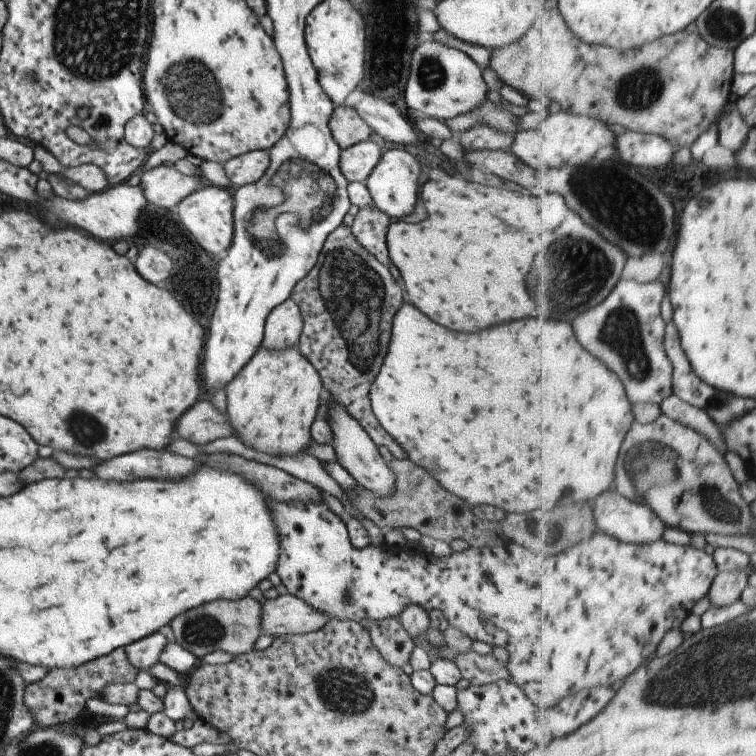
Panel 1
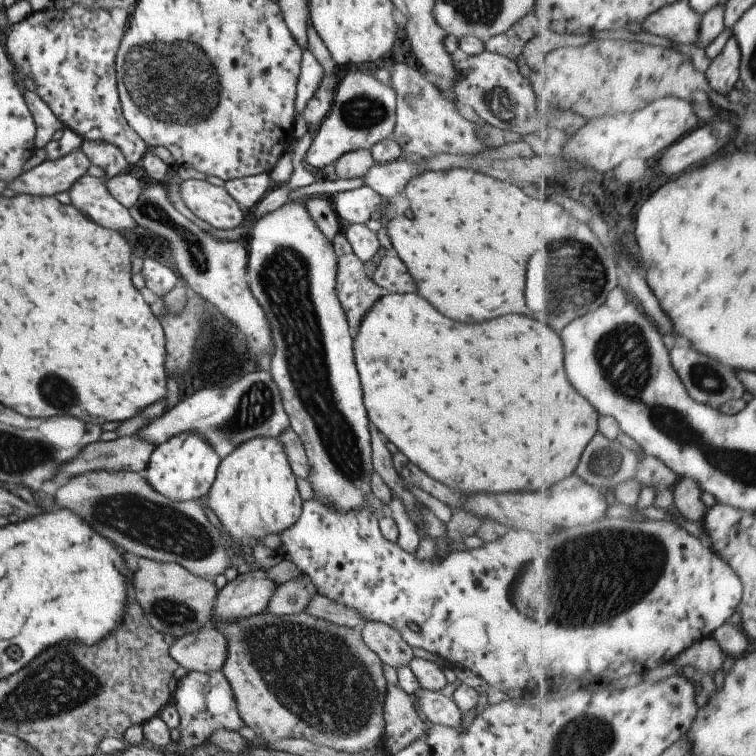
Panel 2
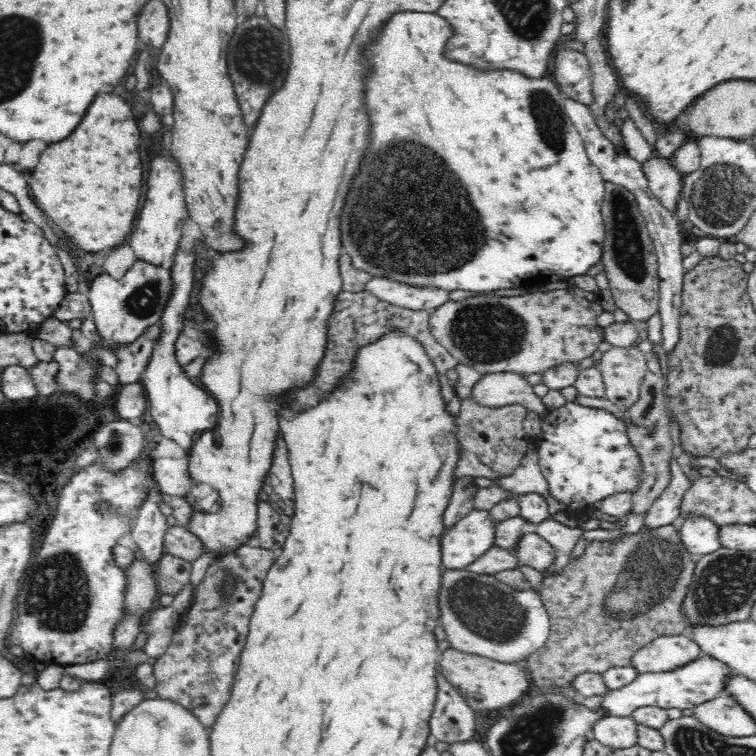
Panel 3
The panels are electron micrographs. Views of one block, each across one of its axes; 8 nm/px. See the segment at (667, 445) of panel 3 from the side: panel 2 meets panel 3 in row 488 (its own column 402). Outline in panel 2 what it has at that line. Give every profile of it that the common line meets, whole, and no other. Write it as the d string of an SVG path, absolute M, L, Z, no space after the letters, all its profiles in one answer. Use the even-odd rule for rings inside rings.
M366 621L360 626L359 632L363 643L379 658L379 661L395 670L399 666L408 666L411 658L415 655L414 650L403 642L399 632L383 622Z

